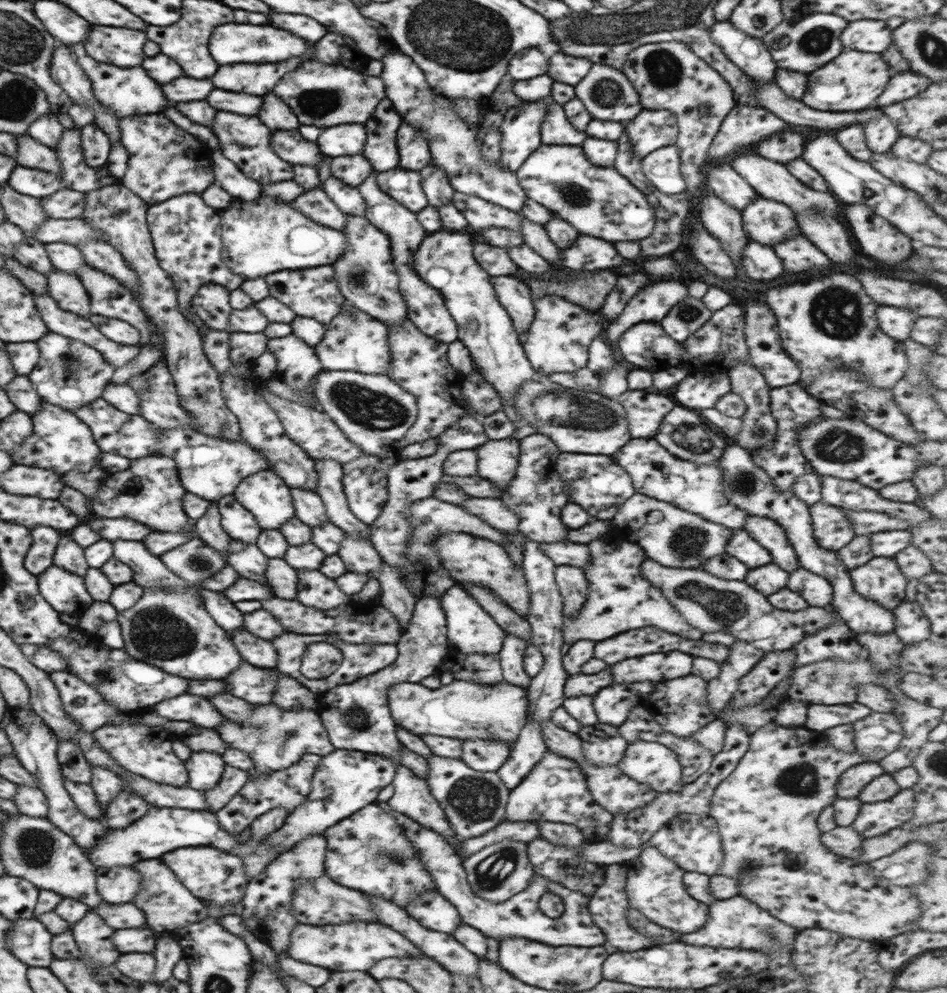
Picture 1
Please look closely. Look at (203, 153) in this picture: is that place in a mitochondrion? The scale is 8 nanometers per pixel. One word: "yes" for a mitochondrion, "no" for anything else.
no

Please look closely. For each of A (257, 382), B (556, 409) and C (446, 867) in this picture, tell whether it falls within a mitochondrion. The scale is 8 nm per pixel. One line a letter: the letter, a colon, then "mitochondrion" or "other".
A: other
B: mitochondrion
C: other

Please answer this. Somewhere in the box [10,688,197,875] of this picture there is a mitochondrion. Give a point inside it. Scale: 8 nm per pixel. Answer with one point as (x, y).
(37, 848)

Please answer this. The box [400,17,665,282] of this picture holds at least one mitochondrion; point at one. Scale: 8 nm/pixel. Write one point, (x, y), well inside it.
(605, 92)

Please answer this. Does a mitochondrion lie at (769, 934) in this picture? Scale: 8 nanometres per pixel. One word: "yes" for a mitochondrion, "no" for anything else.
yes

